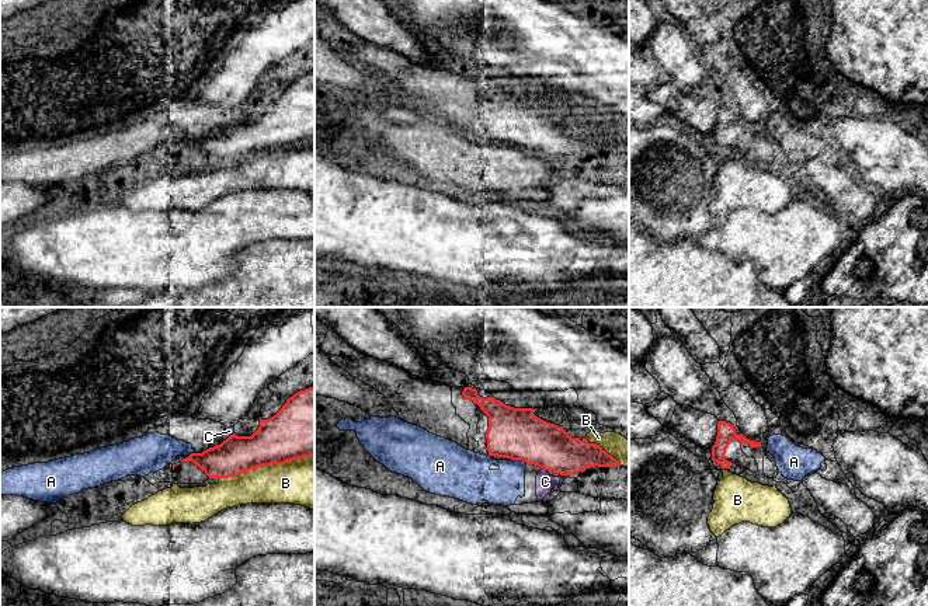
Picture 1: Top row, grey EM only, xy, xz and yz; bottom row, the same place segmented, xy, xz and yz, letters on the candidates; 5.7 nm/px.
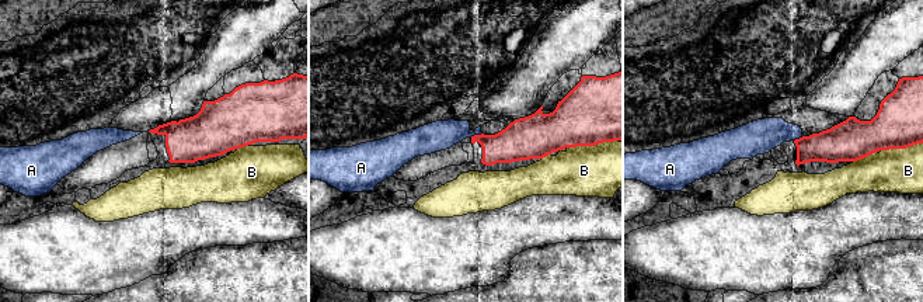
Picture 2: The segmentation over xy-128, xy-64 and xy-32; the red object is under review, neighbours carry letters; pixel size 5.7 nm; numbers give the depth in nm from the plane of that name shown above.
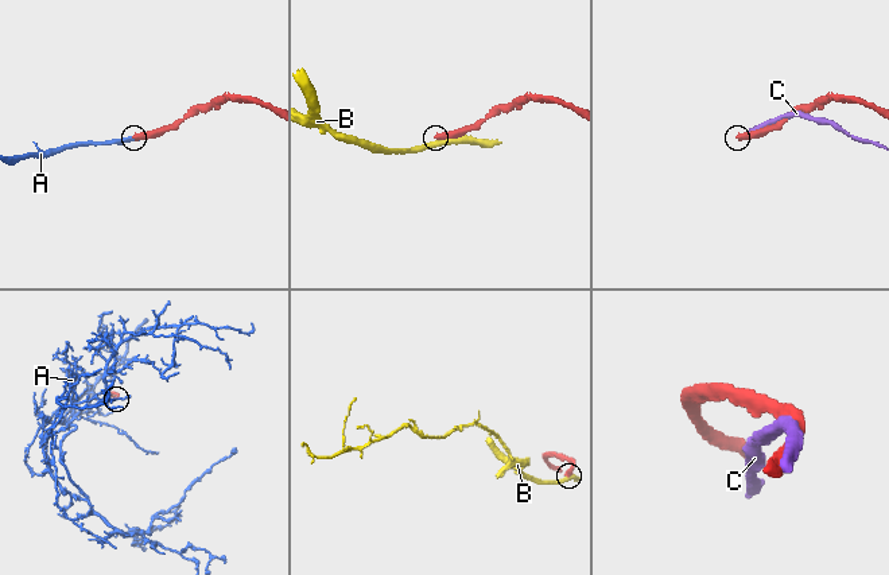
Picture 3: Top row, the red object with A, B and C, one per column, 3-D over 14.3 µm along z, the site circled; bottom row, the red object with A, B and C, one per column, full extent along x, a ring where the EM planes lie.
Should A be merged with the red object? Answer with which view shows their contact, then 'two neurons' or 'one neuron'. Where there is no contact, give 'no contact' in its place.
xz | two neurons

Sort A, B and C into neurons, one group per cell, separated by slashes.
A C / B

